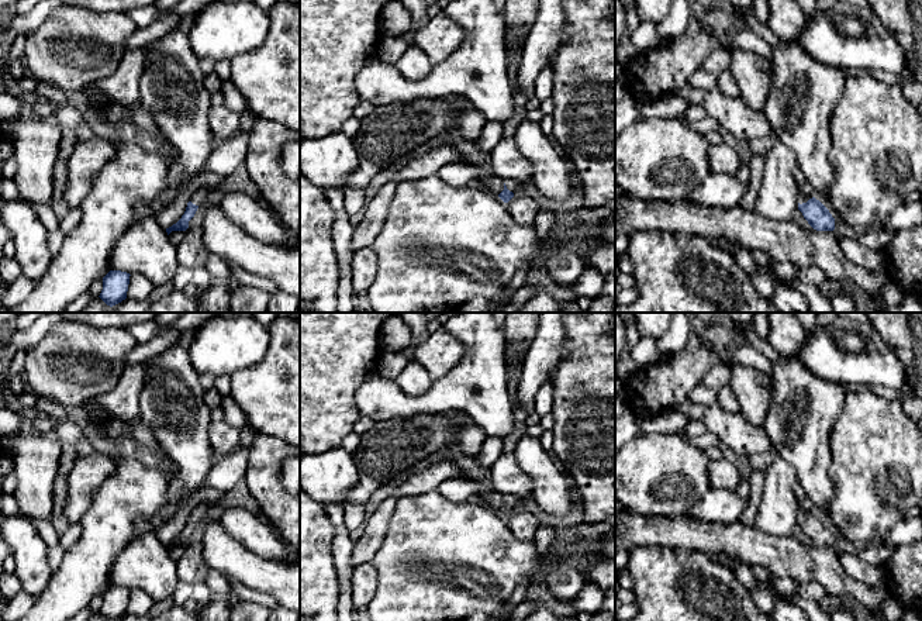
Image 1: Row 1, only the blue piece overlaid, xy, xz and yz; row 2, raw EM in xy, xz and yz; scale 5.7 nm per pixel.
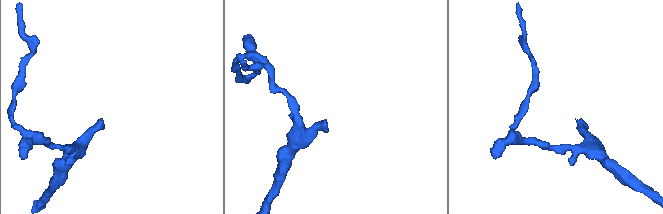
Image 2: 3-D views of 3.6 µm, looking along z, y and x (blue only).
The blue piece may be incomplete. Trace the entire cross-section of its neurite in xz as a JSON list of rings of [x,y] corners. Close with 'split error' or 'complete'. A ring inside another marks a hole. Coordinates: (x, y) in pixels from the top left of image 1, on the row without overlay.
[[[505,496],[504,506],[498,510],[498,513],[504,518],[508,518],[514,513],[514,507],[521,501],[522,501],[522,498],[519,498],[518,496]]] | split error

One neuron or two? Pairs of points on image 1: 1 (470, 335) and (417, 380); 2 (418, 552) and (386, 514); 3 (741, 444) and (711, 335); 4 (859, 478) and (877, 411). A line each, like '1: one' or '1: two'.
1: two
2: two
3: two
4: one

